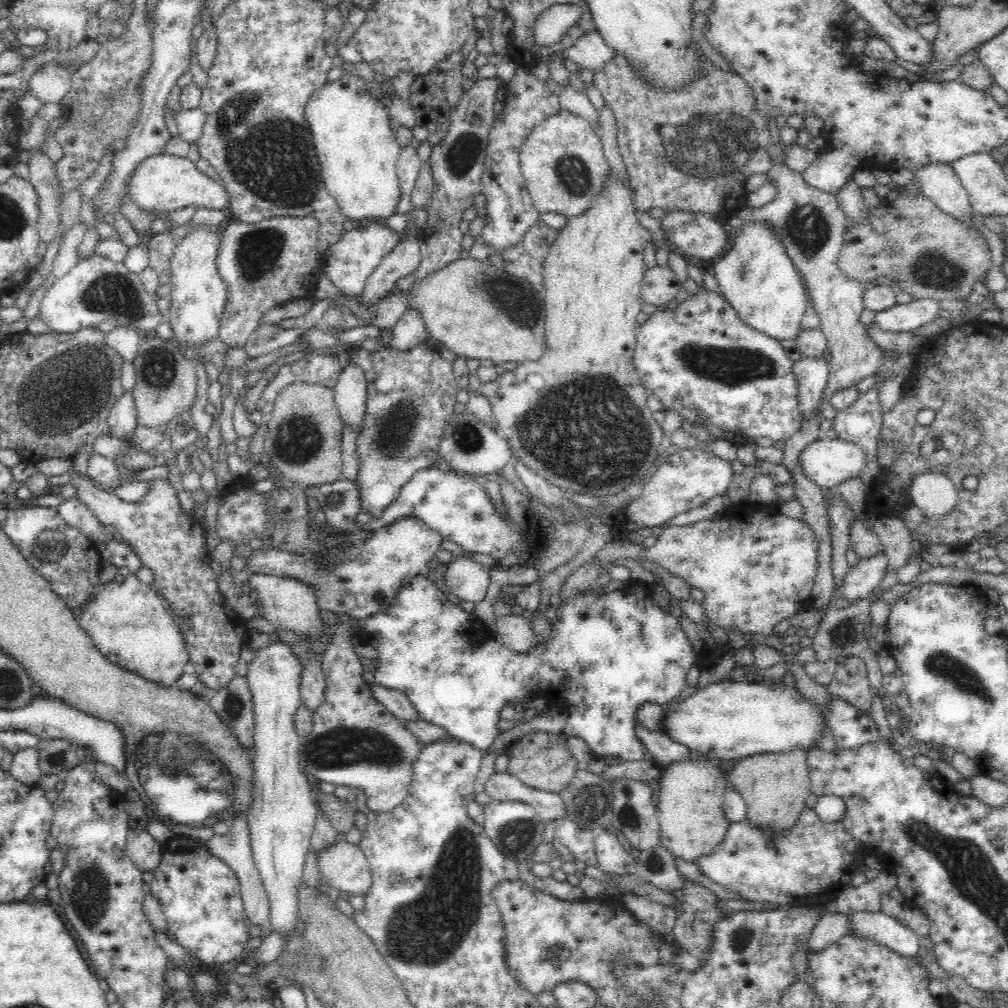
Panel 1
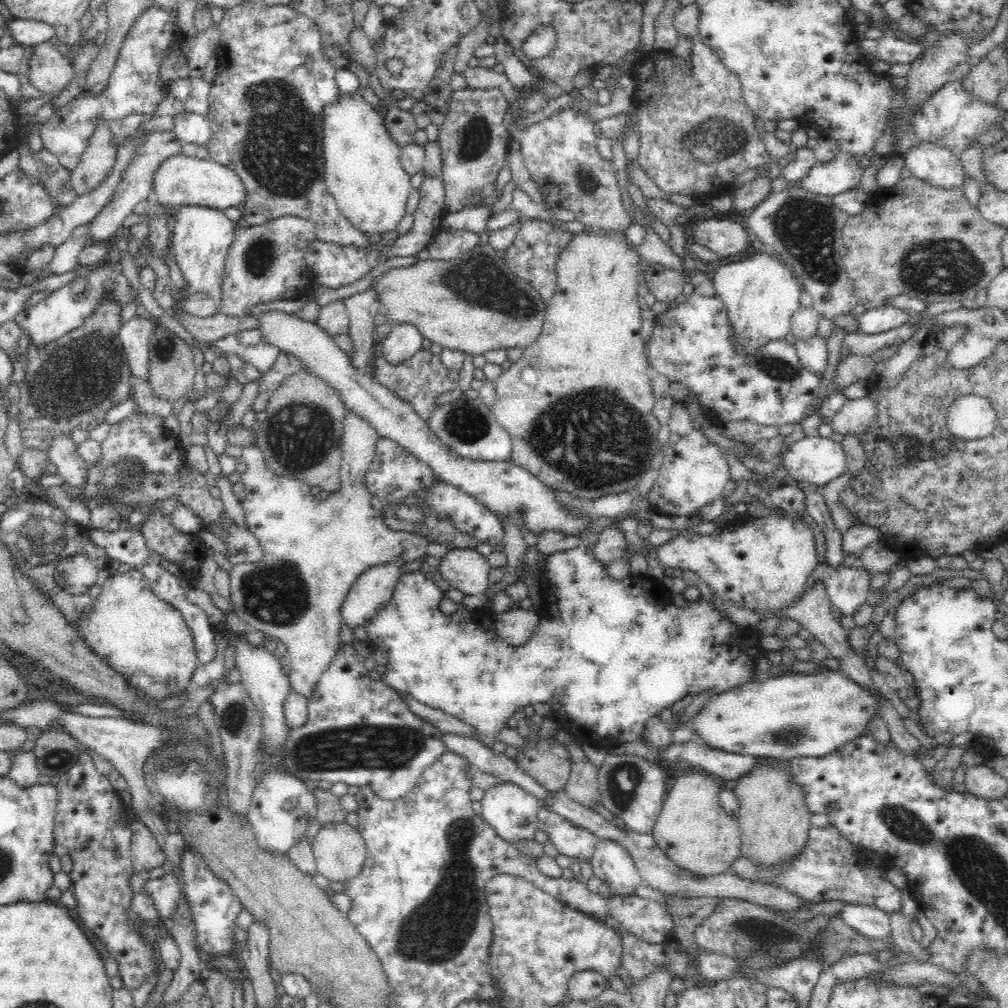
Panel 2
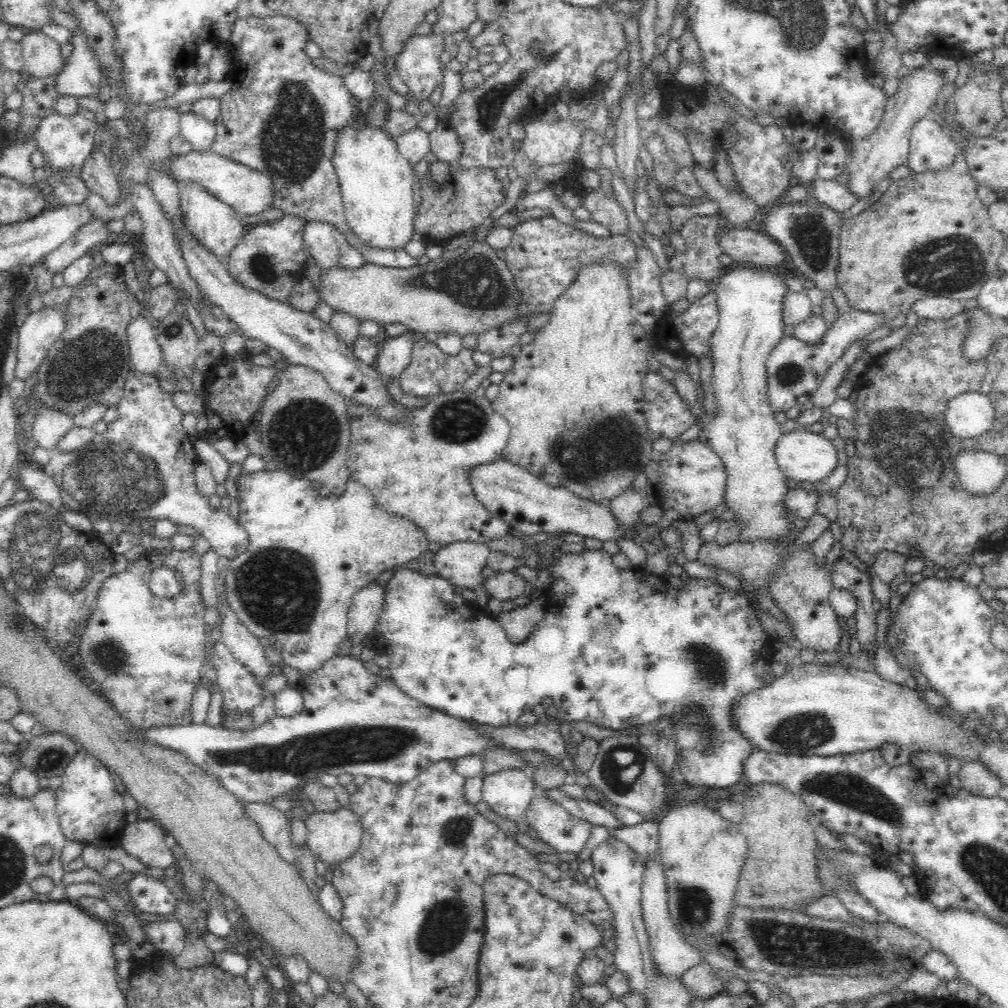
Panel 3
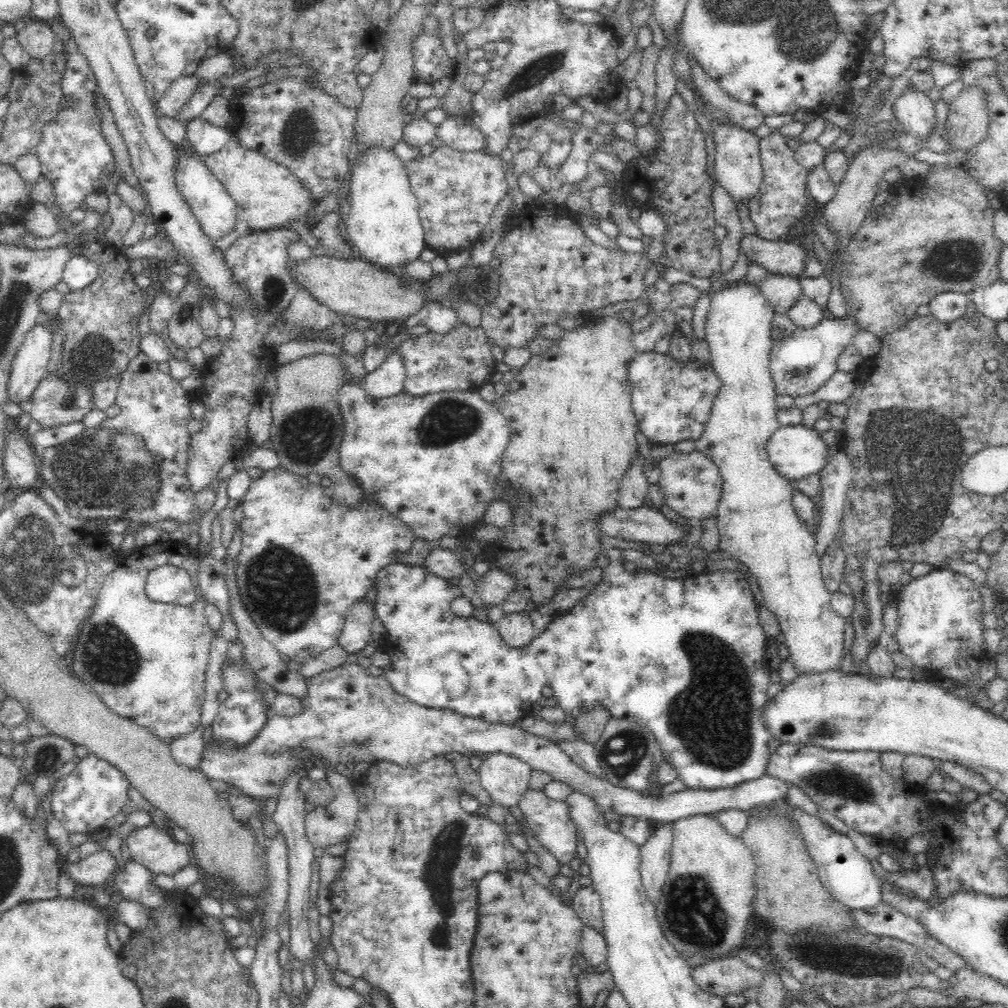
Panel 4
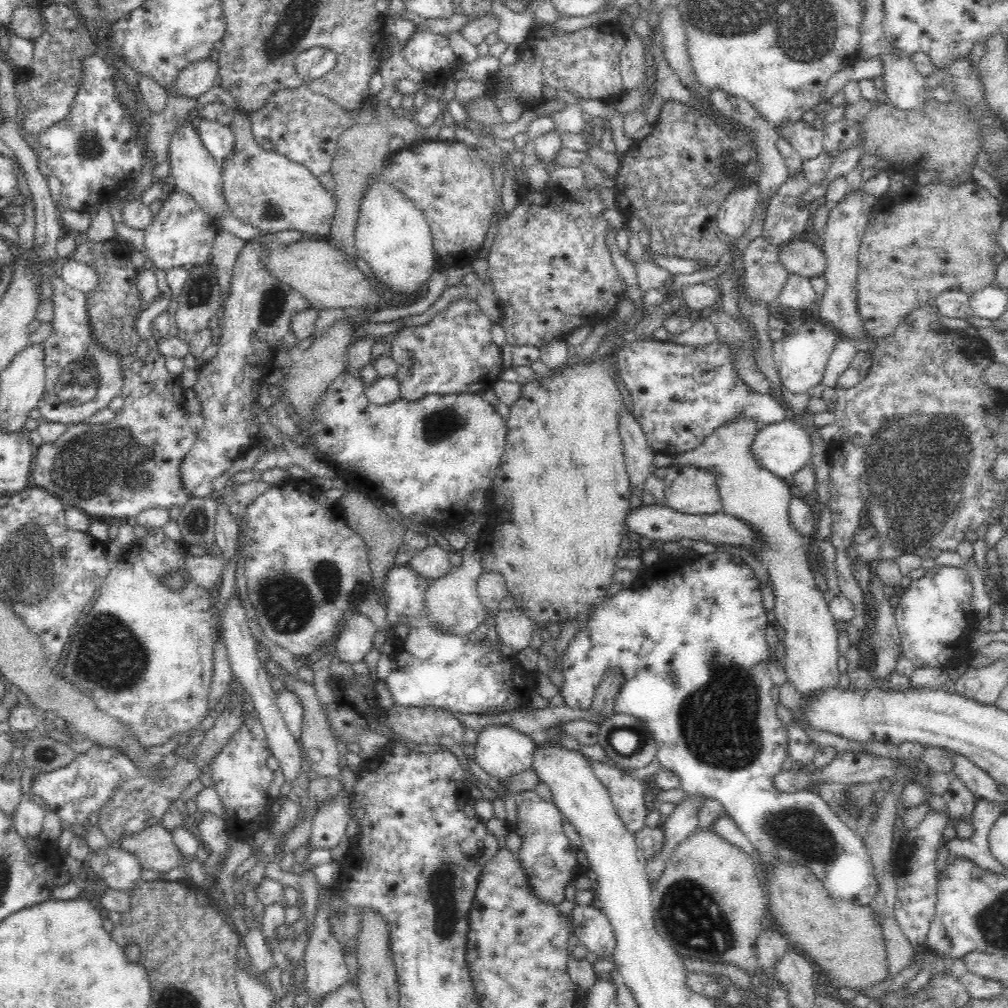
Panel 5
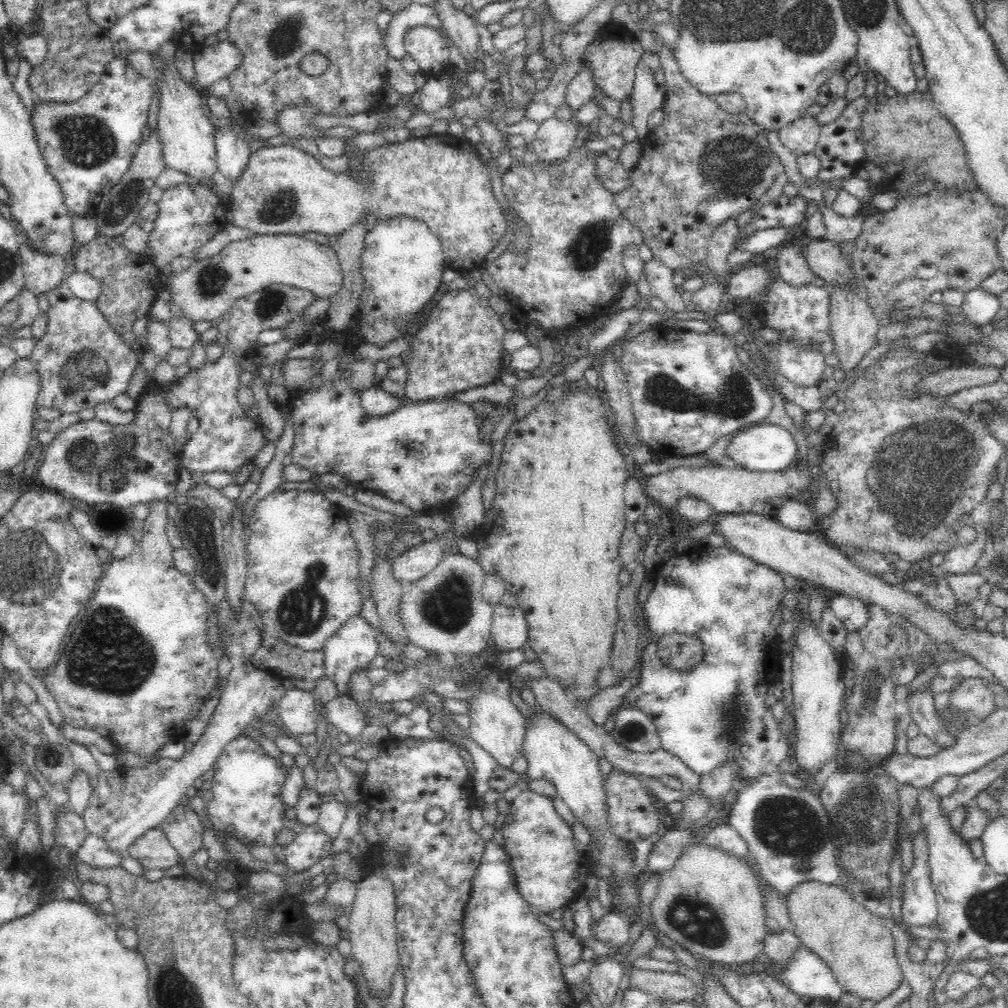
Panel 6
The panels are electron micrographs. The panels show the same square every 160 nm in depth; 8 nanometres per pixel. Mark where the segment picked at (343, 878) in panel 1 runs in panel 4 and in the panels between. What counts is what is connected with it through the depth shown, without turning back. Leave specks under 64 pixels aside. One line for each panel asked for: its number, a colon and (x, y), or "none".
2: (339, 851)
3: (333, 837)
4: (326, 826)

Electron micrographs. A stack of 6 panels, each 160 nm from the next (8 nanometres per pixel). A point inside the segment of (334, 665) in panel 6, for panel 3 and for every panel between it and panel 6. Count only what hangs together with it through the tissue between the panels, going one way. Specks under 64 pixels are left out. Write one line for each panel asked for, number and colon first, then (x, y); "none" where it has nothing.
3: (363, 612)
4: (356, 633)
5: (355, 641)

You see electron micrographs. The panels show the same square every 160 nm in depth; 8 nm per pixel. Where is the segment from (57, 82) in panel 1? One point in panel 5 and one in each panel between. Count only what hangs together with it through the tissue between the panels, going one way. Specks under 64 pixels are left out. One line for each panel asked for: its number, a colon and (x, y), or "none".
2: (49, 72)
3: (42, 55)
4: (37, 38)
5: (26, 22)

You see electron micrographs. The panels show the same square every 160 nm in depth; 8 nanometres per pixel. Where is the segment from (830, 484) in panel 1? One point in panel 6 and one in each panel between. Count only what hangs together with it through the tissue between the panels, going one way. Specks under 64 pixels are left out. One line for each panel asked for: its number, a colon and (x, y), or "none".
2: (814, 459)
3: (804, 456)
4: (795, 451)
5: (784, 448)
6: (765, 447)

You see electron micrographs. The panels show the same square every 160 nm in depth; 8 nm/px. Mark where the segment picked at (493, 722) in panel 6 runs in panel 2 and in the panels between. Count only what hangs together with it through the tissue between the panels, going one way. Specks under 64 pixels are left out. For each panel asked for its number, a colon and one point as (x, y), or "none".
2: (511, 812)
3: (509, 793)
4: (506, 779)
5: (502, 752)

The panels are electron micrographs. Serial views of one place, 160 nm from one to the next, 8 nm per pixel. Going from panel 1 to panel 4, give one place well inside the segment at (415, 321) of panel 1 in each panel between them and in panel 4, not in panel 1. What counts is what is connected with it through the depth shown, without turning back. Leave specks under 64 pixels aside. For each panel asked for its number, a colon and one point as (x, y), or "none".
2: (404, 340)
3: (395, 355)
4: (388, 380)

